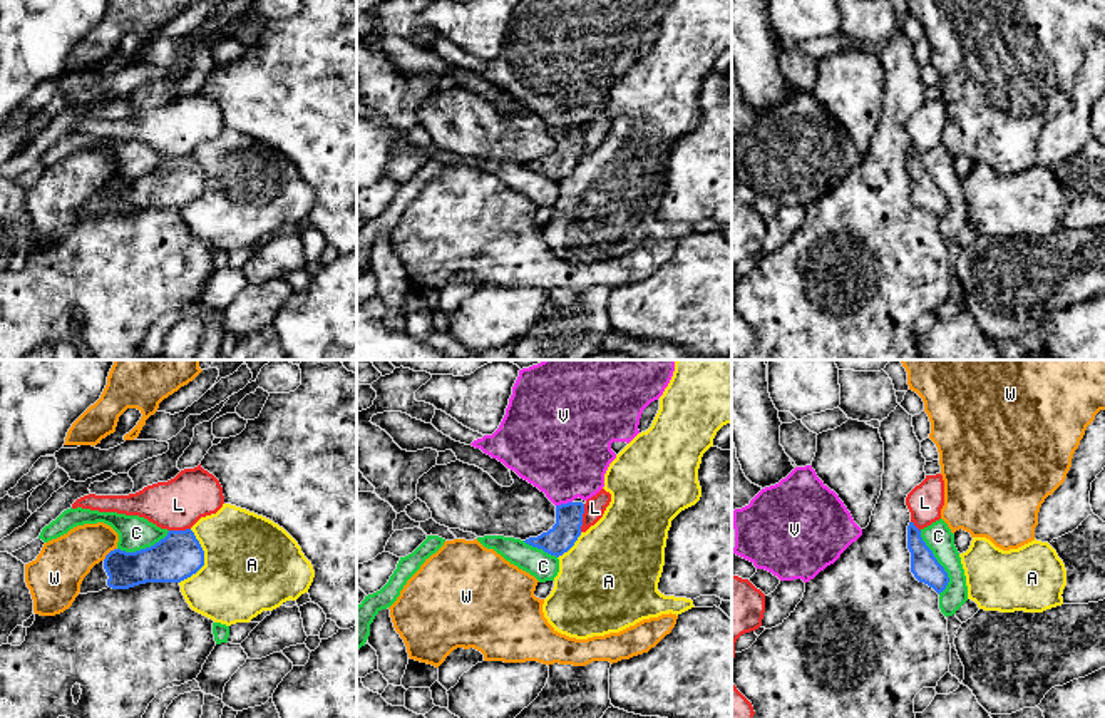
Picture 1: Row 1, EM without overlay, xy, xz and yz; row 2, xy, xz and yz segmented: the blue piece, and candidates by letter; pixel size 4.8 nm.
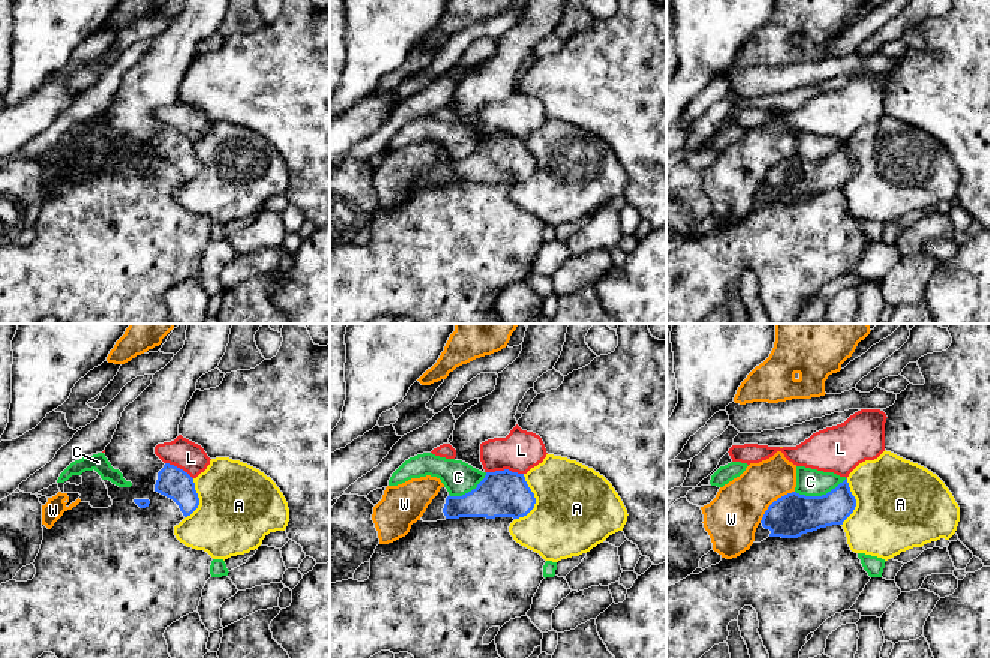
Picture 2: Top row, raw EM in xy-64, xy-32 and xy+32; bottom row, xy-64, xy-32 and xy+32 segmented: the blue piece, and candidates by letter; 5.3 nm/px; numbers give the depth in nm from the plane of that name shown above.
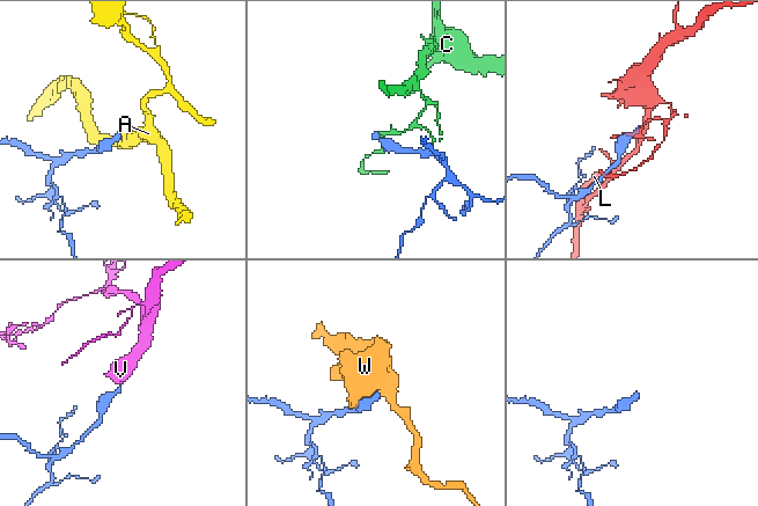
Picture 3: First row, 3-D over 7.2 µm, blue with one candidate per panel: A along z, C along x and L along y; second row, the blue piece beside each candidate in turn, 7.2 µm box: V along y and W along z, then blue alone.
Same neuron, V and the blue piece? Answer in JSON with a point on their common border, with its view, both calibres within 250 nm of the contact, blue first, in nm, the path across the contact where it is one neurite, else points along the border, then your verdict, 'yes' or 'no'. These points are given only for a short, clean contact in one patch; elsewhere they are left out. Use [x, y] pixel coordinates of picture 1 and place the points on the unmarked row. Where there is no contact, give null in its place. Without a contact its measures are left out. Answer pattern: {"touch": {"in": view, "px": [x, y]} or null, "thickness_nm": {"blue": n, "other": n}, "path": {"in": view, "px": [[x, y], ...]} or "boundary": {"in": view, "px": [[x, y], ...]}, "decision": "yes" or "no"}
{"touch": {"in": "xz", "px": [563, 129]}, "thickness_nm": {"blue": 140, "other": 440}, "path": {"in": "xz", "px": [[565, 158], [563, 129], [565, 77]]}, "decision": "yes"}

